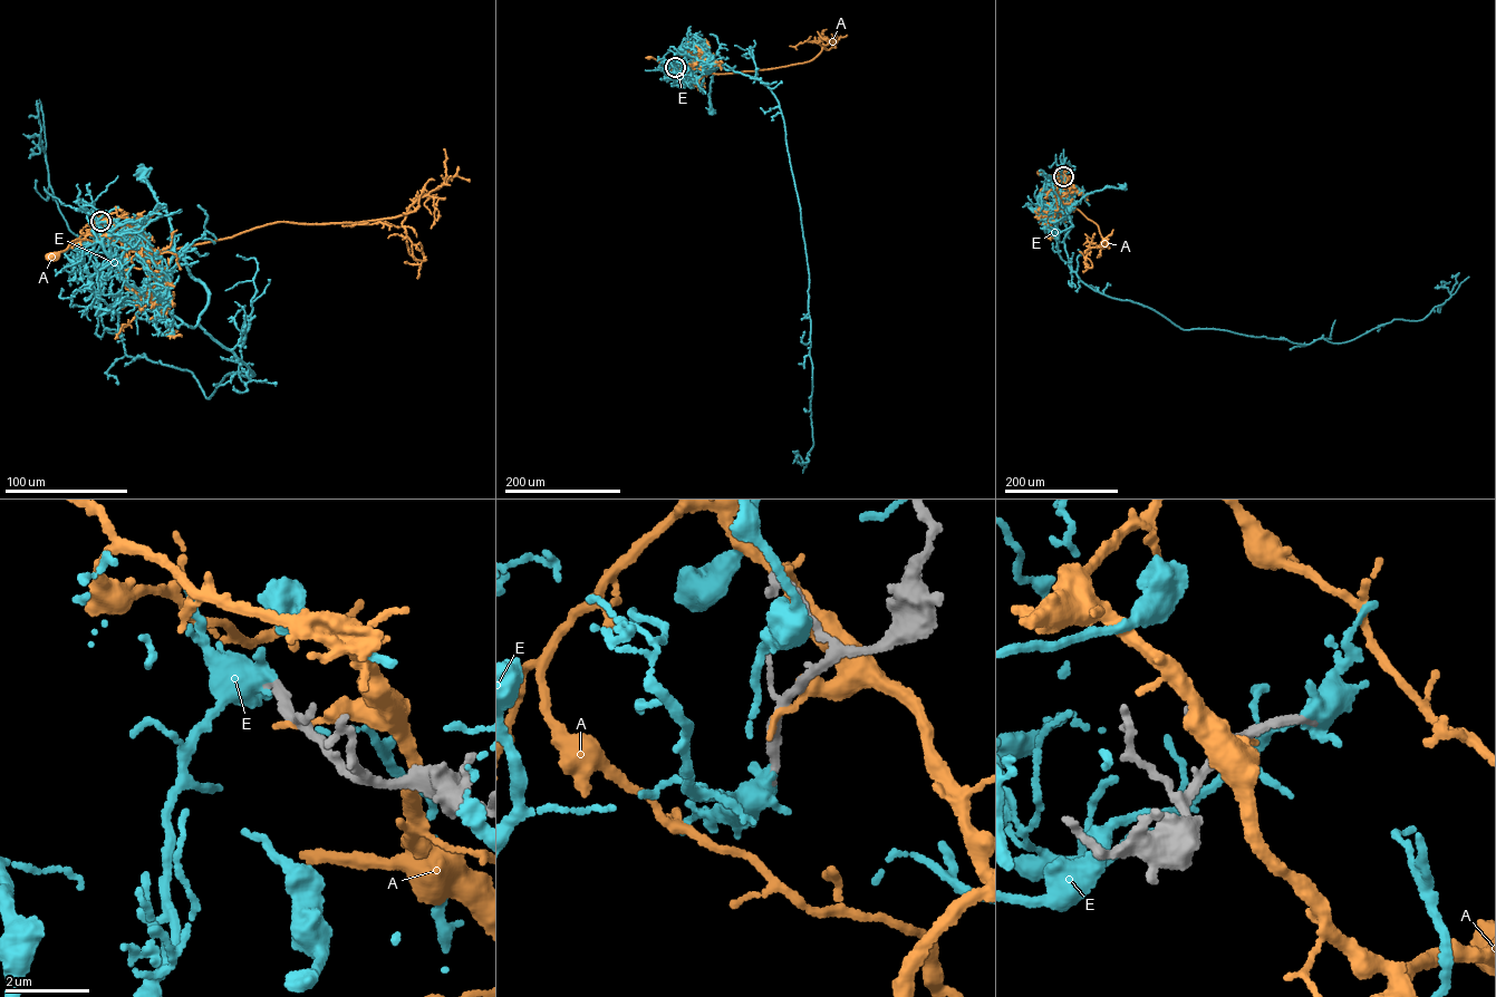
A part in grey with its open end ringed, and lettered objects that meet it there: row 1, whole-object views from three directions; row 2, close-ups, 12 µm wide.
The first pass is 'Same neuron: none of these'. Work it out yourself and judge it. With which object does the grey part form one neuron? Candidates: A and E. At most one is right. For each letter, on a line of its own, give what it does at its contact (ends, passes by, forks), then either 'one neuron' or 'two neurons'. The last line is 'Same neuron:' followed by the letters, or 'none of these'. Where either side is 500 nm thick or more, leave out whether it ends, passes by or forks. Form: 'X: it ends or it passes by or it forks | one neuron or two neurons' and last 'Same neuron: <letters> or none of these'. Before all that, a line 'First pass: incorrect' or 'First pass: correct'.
First pass: correct
A: it ends | two neurons
E: two neurons
Same neuron: none of these

